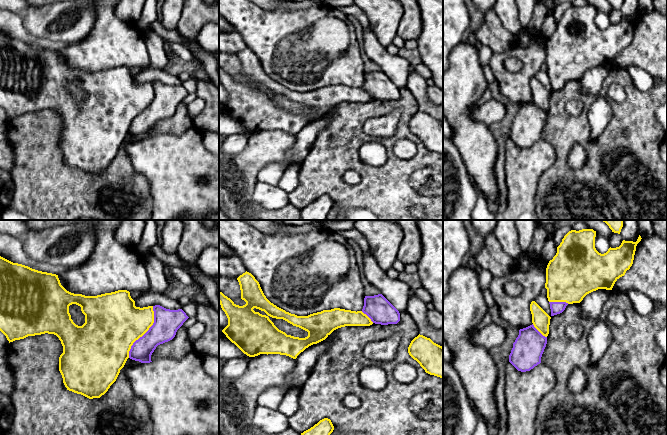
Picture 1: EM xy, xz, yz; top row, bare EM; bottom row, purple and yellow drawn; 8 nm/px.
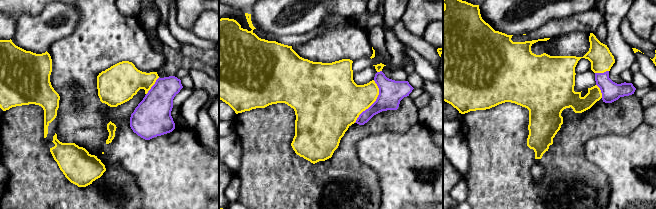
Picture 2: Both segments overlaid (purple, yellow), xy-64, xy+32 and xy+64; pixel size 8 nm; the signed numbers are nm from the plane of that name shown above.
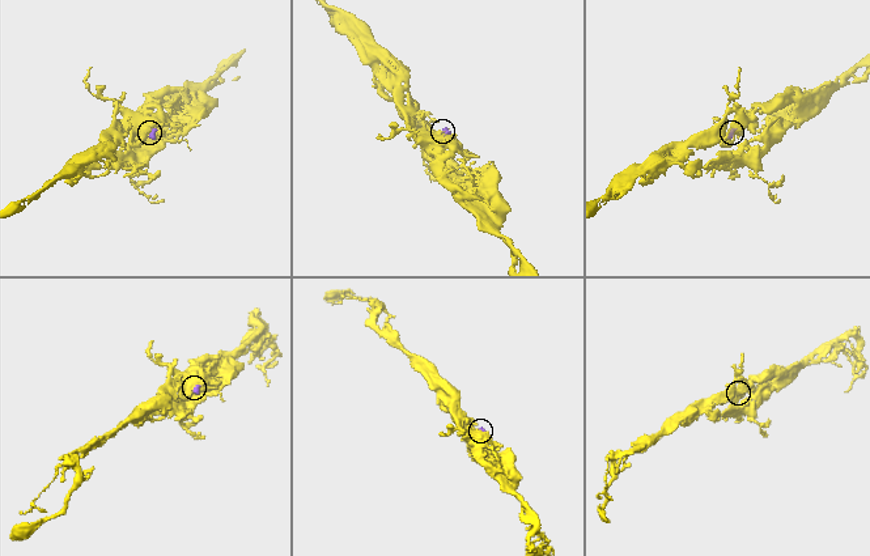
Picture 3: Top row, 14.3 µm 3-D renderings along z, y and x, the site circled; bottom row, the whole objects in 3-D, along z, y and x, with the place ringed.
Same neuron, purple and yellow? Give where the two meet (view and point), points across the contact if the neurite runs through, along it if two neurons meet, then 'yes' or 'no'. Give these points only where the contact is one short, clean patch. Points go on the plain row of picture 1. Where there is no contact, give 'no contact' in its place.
meets purple in xy at (146, 108); yes

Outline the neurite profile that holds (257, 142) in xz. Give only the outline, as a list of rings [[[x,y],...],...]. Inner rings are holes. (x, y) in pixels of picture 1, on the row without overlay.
[[[260,130],[252,133],[242,153],[230,155],[223,152],[225,135],[219,135],[219,209],[228,220],[301,220],[301,209],[286,206],[280,210],[264,210],[255,206],[252,194],[259,172],[267,165],[287,161],[287,151],[295,142],[295,135],[280,130]]]

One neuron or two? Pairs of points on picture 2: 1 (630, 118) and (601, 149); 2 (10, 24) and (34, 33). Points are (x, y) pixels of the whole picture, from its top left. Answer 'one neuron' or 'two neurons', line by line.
1: two neurons
2: two neurons

